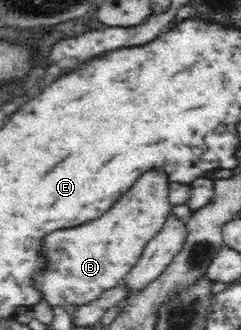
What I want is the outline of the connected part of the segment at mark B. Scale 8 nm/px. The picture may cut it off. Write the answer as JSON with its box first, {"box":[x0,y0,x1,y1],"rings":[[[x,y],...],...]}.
{"box":[40,170,172,313],"rings":[[[158,170],[145,172],[127,193],[112,205],[101,217],[78,227],[61,229],[44,236],[44,259],[47,259],[48,271],[40,275],[40,291],[44,291],[44,301],[54,307],[63,307],[71,313],[72,309],[89,304],[98,299],[103,291],[119,284],[136,266],[146,244],[162,229],[171,215],[172,205],[169,203],[170,181],[166,173]]]}

